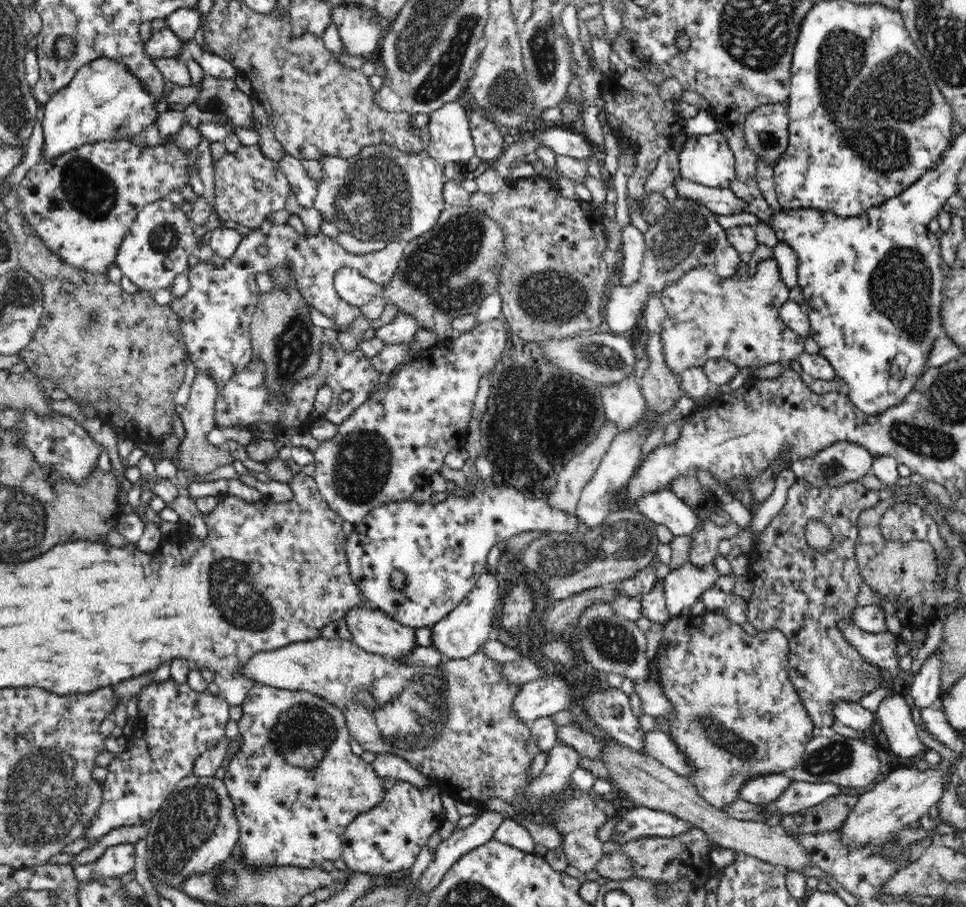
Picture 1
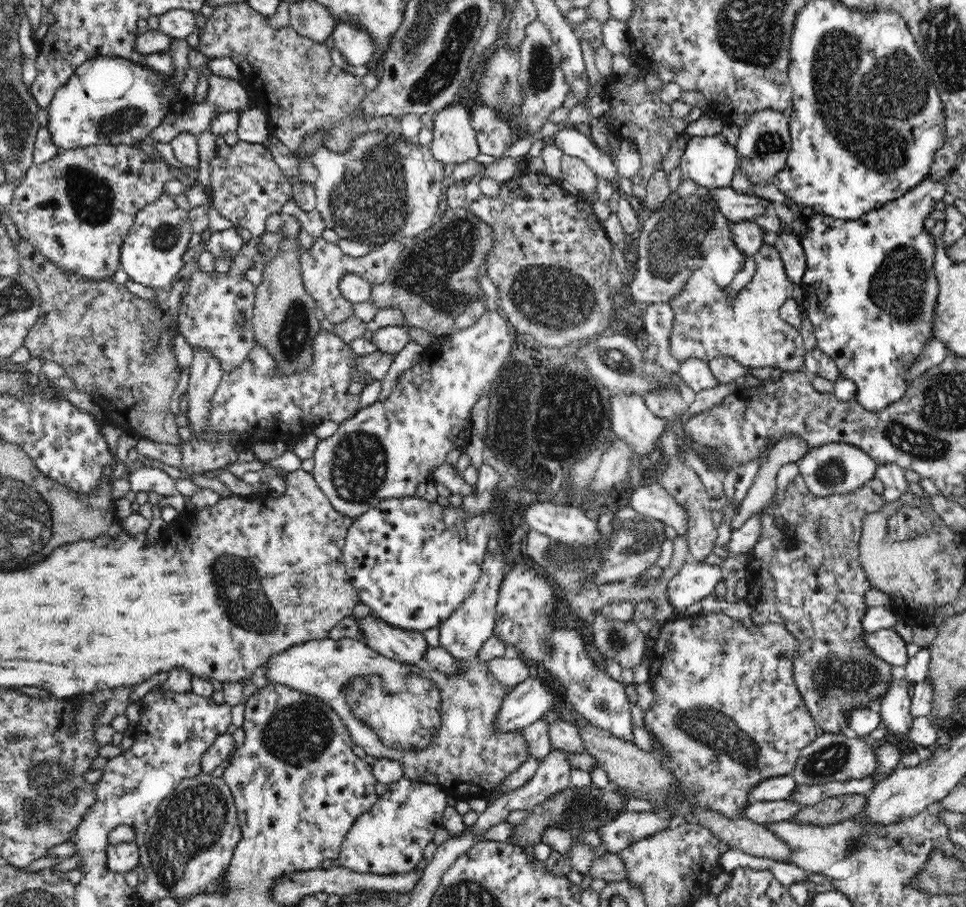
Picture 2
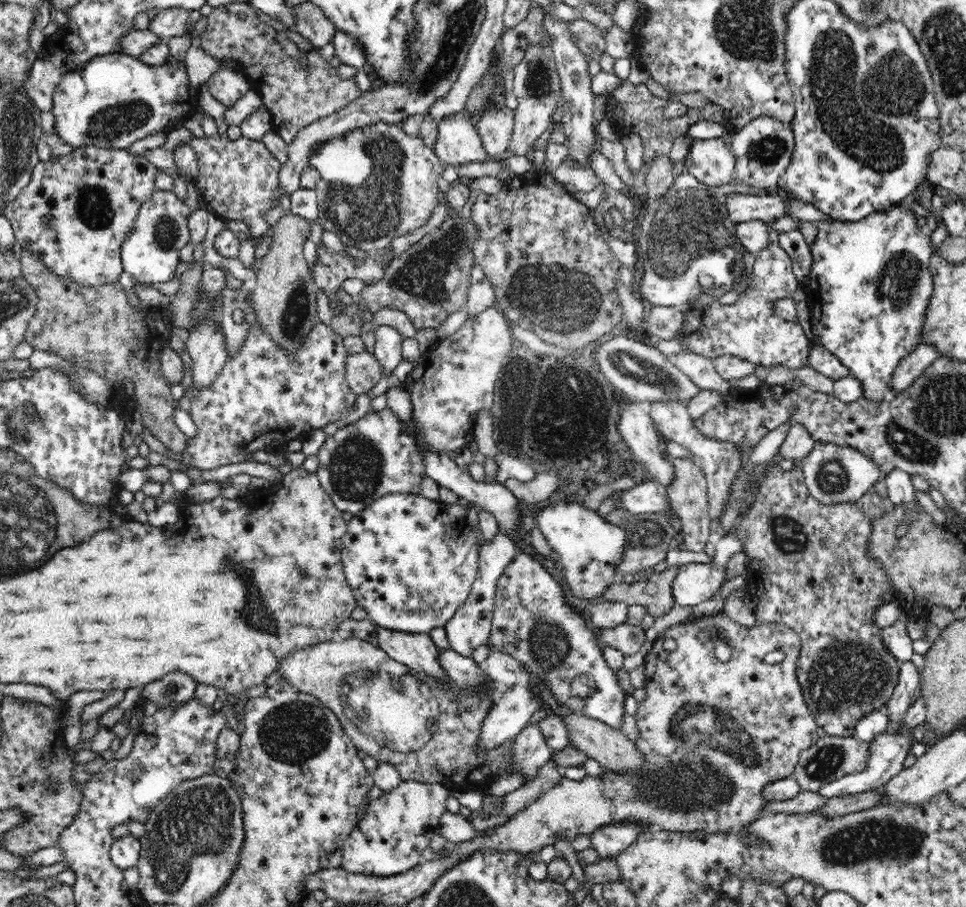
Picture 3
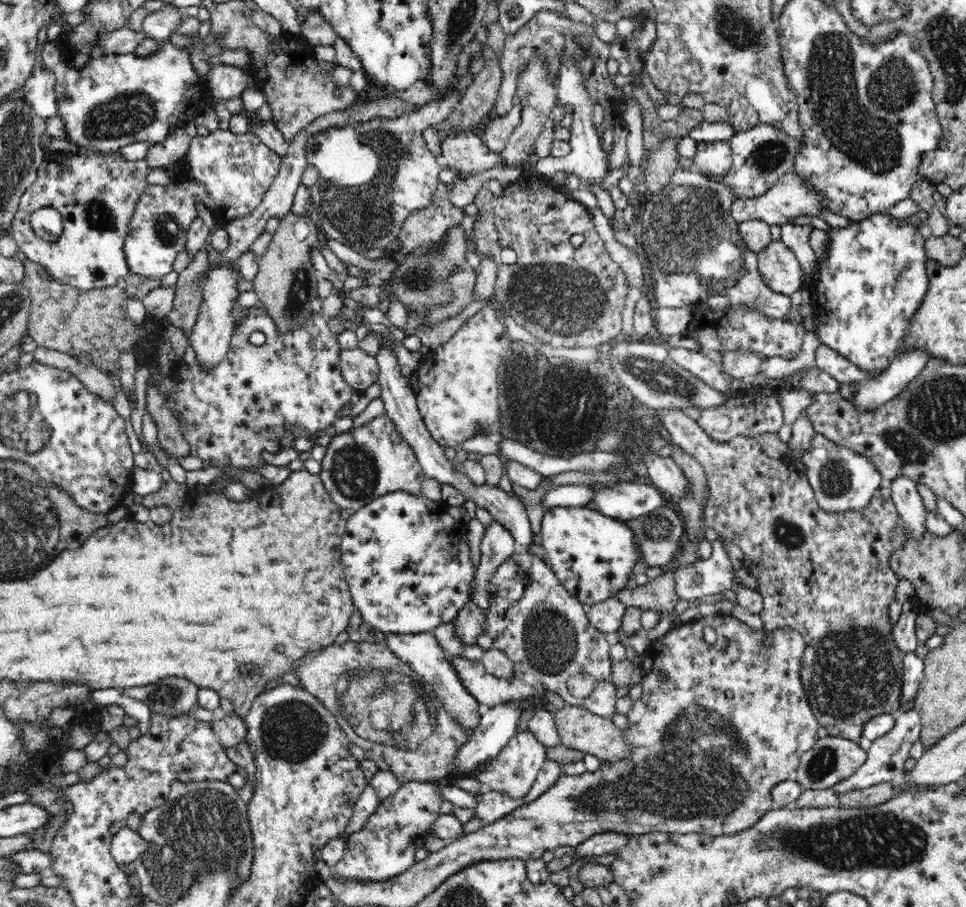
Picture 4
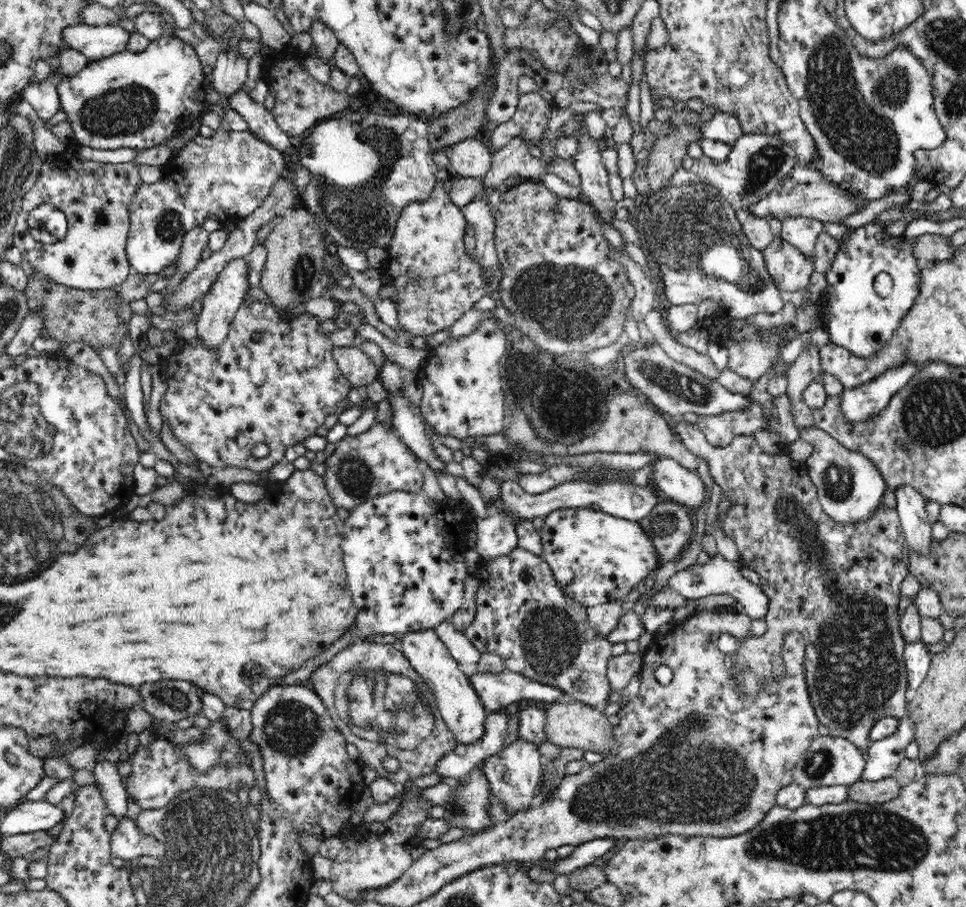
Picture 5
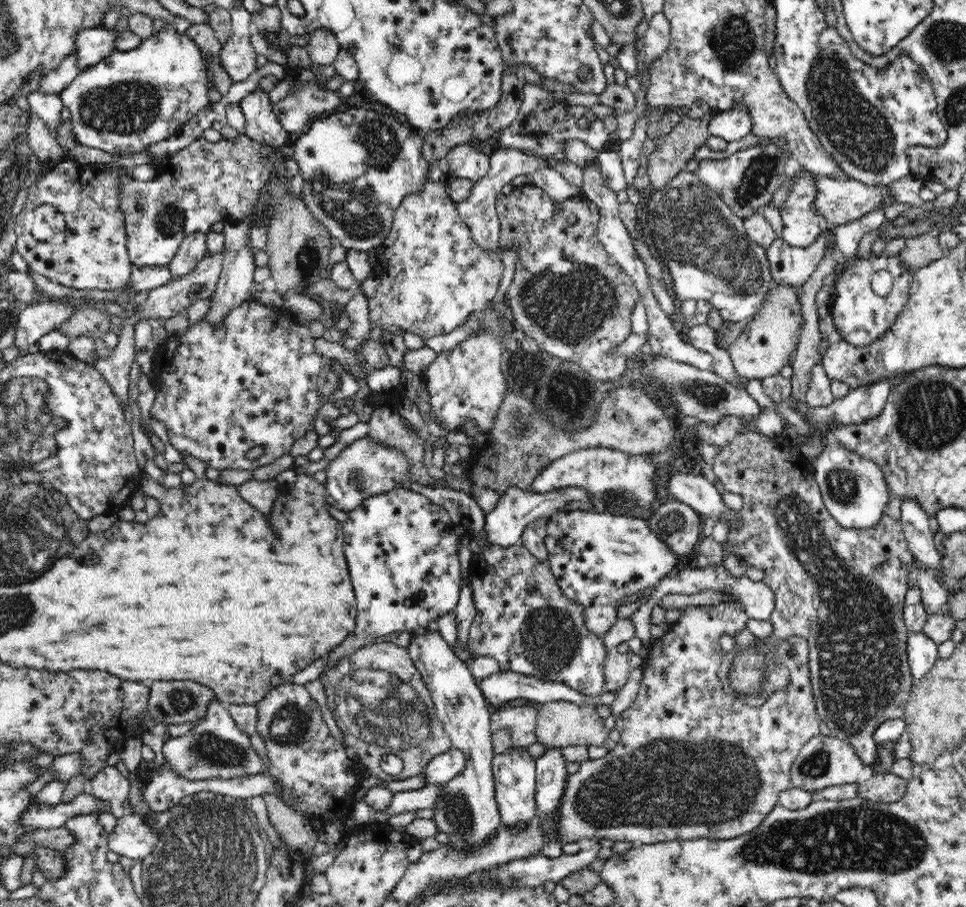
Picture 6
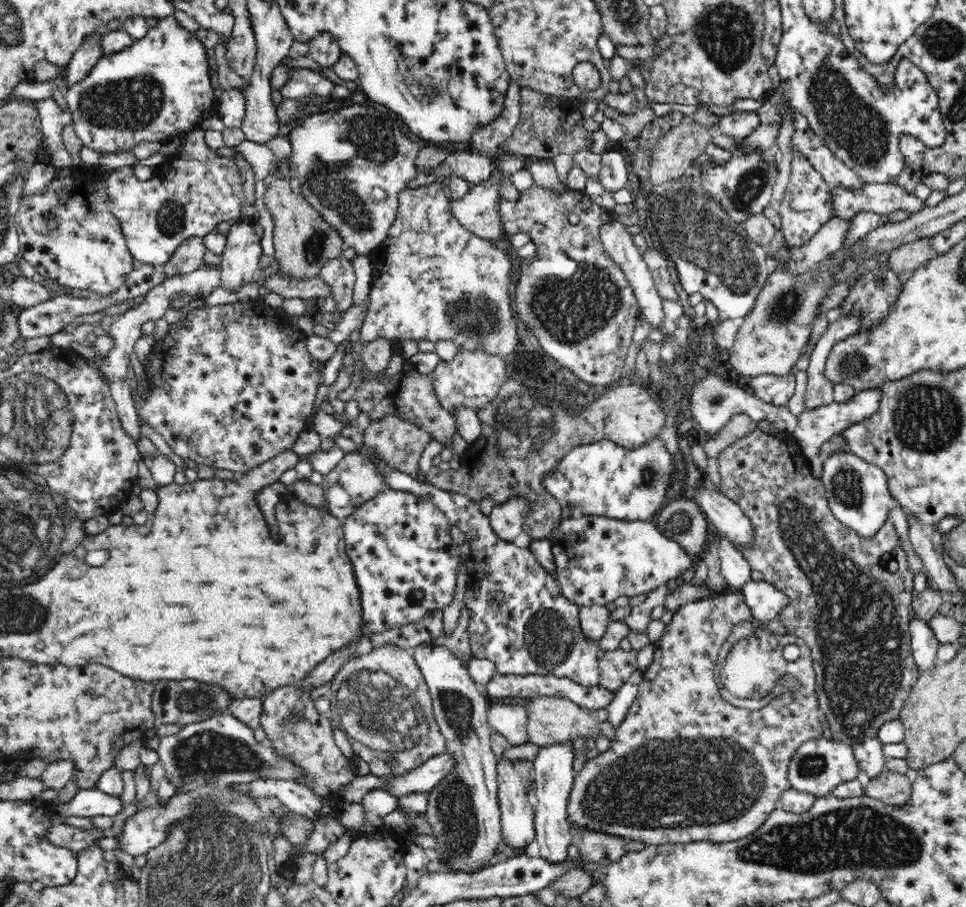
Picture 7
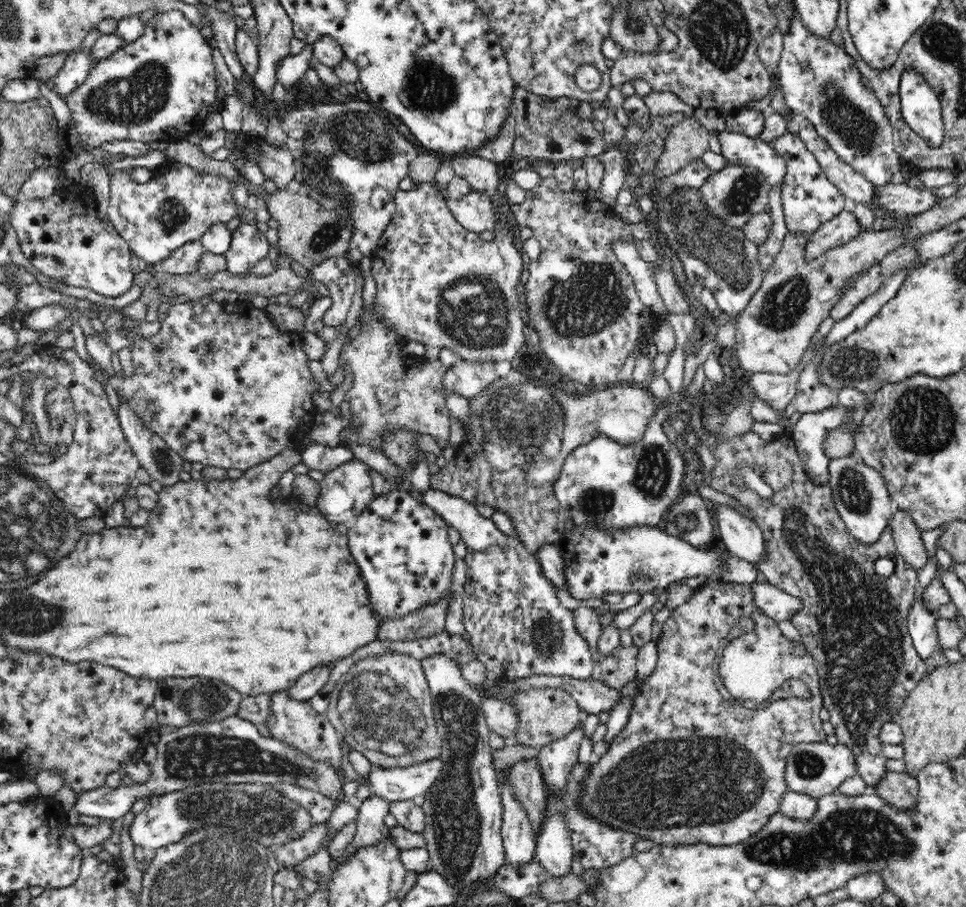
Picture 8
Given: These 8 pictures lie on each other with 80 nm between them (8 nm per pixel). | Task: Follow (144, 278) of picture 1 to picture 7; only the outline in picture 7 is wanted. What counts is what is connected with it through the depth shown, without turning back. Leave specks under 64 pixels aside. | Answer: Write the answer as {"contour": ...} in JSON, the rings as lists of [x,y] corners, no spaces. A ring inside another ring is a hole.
{"contour":[[[201,128],[184,134],[182,150],[174,156],[165,157],[155,175],[142,182],[133,173],[133,167],[124,166],[106,175],[107,193],[111,214],[122,225],[130,255],[139,263],[162,265],[168,262],[178,246],[188,238],[204,238],[211,234],[221,222],[235,221],[241,217],[242,206],[247,204],[244,195],[244,178],[234,162],[234,157],[219,156],[216,149],[208,146],[205,131]]]}

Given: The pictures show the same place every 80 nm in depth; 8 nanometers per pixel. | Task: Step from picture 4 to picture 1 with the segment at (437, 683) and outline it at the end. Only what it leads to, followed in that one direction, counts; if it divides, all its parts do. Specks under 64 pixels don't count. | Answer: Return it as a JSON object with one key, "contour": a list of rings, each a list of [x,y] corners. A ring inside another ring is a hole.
{"contour":[[[356,605],[343,616],[351,641],[366,652],[391,660],[409,655],[417,647],[414,627],[396,622],[376,608]]]}

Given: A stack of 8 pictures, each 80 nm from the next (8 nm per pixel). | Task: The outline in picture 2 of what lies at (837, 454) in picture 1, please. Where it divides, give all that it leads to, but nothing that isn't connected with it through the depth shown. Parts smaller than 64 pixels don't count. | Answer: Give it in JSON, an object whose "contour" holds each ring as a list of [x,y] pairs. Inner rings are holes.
{"contour":[[[830,443],[809,451],[797,460],[799,474],[814,496],[852,493],[867,485],[875,477],[877,462],[860,447],[848,443]]]}

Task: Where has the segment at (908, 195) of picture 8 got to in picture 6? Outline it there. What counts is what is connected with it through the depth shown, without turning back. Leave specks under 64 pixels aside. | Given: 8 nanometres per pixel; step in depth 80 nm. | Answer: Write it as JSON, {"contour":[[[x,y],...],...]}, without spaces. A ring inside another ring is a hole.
{"contour":[[[814,175],[816,213],[822,215],[830,226],[844,225],[864,217],[876,210],[884,210],[884,207],[894,202],[891,190],[888,186],[868,186],[852,179],[834,179],[822,175]]]}

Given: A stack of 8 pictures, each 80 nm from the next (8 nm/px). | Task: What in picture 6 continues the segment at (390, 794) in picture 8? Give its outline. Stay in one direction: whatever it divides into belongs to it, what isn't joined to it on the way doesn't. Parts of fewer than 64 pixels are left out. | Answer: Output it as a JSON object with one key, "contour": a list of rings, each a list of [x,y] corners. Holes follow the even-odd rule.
{"contour":[[[456,748],[435,757],[424,770],[423,776],[427,780],[426,785],[444,785],[450,782],[454,776],[462,774],[466,768],[467,759],[465,755]]]}

